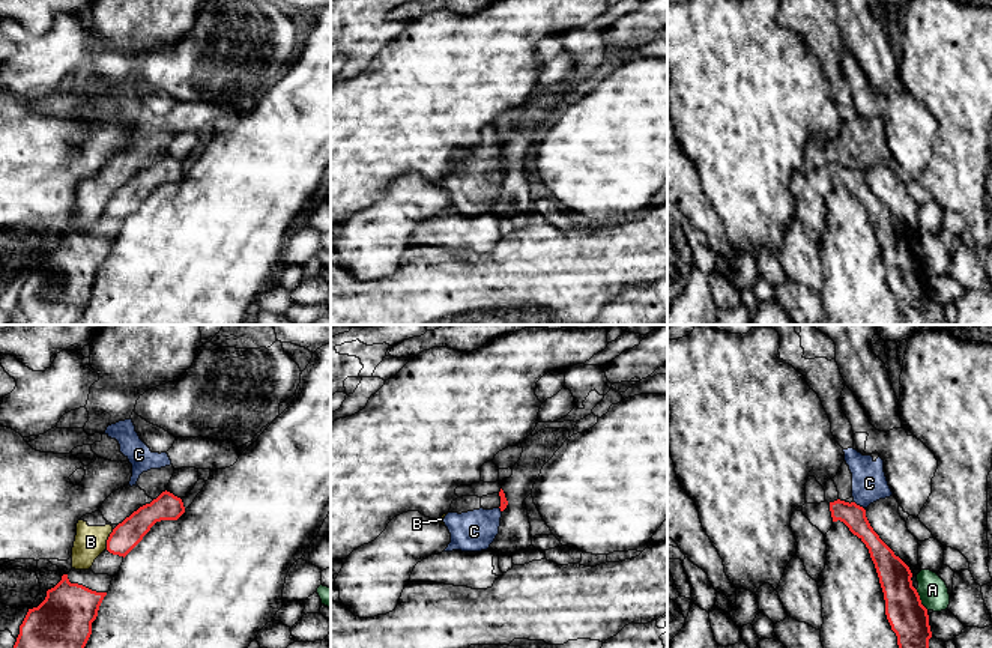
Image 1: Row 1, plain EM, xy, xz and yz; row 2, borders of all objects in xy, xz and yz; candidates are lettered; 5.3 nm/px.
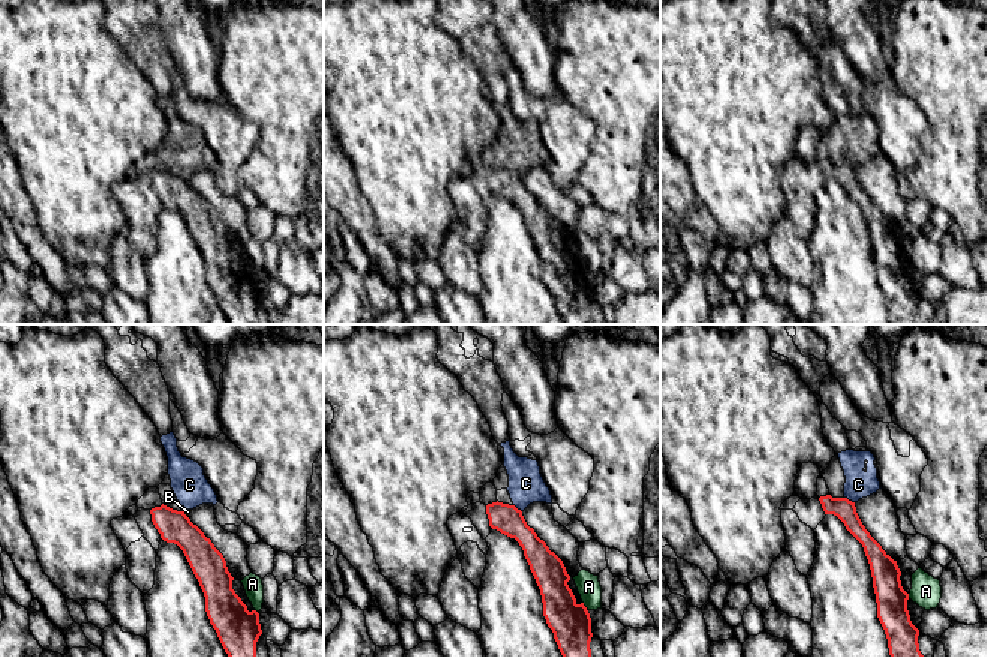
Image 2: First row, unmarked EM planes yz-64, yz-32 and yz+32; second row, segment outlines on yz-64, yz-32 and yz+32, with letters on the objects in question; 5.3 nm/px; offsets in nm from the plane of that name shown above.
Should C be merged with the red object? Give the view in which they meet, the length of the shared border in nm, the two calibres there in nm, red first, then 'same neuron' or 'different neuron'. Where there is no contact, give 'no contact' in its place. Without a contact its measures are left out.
contact in yz; length 70 nm; calibres 130 and 190 nm; different neuron

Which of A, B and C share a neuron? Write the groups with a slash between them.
A / B C

